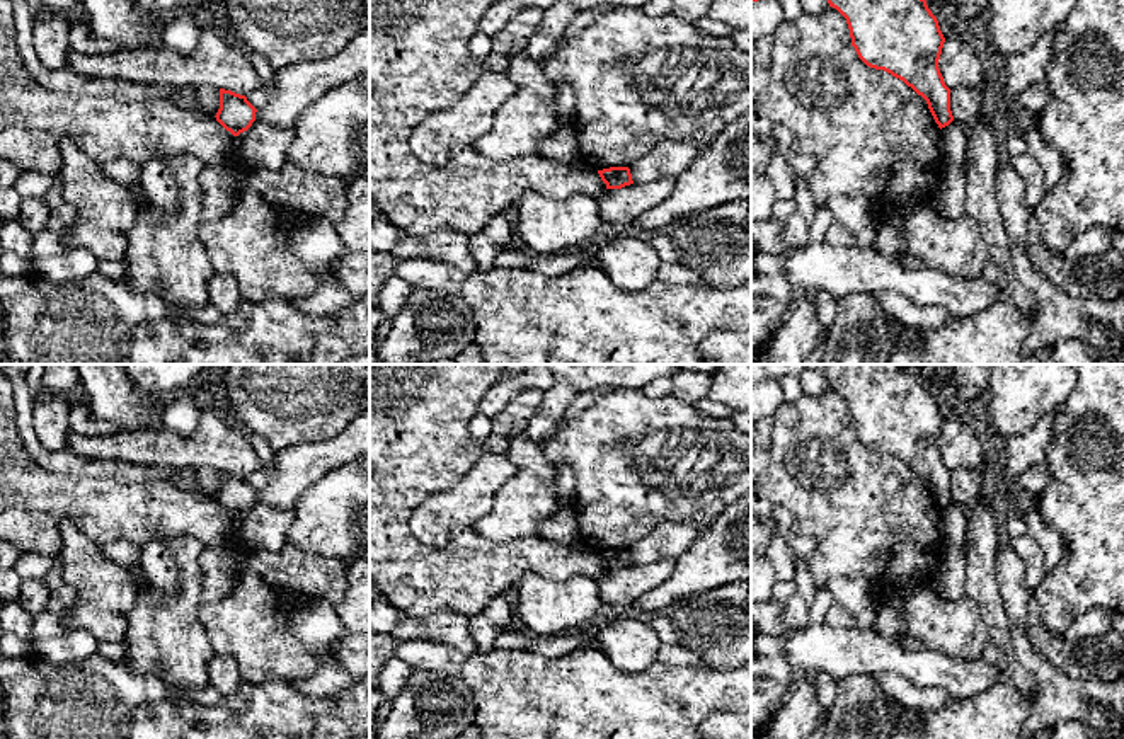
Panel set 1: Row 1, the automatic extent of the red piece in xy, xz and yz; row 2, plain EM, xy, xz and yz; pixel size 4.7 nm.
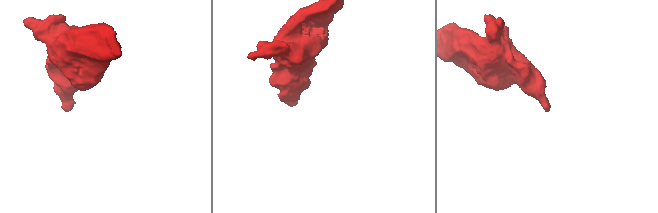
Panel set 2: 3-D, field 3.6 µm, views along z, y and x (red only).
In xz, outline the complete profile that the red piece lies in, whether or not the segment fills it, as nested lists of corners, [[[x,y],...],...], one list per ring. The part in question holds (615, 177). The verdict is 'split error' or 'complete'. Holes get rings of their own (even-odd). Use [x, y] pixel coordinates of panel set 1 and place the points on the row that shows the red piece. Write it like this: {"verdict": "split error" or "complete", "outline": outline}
{"verdict": "complete", "outline": [[[610,167],[598,170],[601,180],[606,184],[606,189],[622,189],[634,184],[628,167]]]}

